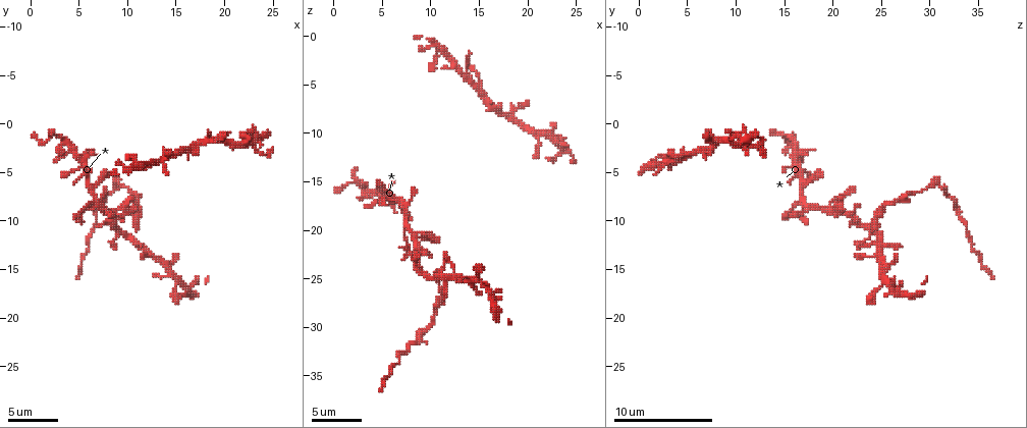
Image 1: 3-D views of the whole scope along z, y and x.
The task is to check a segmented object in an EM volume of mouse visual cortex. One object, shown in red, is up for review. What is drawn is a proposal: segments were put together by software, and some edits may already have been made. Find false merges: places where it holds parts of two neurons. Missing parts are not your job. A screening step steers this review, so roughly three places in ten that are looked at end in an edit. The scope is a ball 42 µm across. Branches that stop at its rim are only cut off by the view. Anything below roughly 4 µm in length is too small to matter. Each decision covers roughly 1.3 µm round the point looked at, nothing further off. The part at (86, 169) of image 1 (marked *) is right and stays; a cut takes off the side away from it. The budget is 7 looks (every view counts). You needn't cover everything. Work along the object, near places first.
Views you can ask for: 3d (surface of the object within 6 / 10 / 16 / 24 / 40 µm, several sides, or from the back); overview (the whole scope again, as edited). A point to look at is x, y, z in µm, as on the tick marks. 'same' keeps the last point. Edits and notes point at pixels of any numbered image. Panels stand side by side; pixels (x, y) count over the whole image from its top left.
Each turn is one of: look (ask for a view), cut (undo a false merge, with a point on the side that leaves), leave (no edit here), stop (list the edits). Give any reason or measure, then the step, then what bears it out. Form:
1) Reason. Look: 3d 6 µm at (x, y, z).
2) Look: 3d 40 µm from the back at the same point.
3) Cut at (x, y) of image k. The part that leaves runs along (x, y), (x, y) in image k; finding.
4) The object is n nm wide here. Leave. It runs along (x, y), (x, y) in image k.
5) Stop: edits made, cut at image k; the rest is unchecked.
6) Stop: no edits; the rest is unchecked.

Thin arm on a thick one. Look: 3d 16 µm at (3.4, 1.6, 15.8).

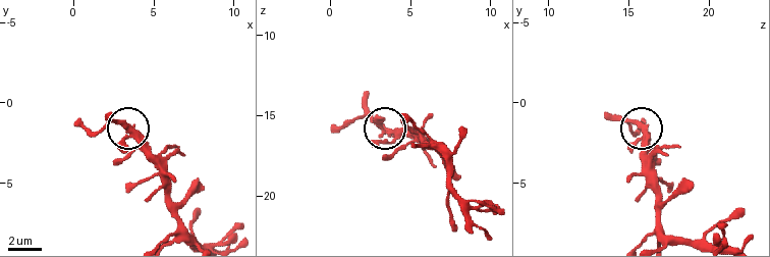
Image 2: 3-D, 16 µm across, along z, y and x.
The object is 290 nm wide here. Leave. Continuous, no second neuron.

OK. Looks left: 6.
Four or more arms meet. Look: 3d 6 µm at (9.0, 8.8, 20.8).

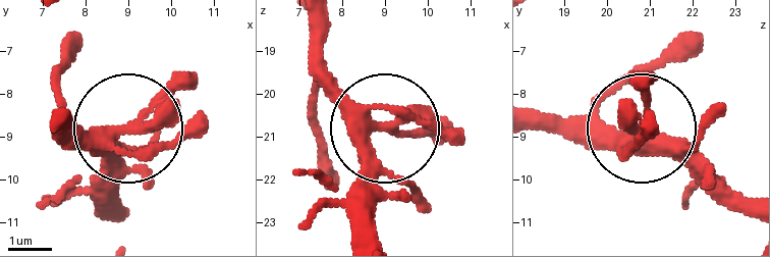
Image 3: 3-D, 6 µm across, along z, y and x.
Look: 3d 6 µm from the back at (9.05, 8.80, 20.80).

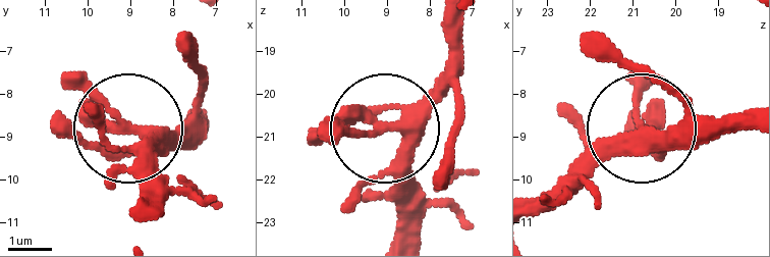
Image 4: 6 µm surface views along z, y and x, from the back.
4 arms meet here. Leave. Continuous, no second neuron.

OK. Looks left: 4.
Thick turns thin. Look: 3d 10 µm at (9.8, 6.6, 30.0).

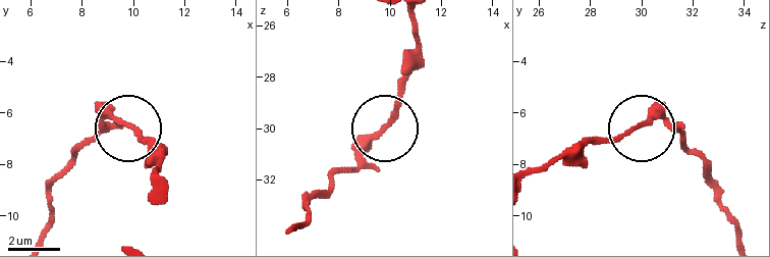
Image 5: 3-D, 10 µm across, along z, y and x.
Cut at (134, 127) of image 5. The part that leaves runs along (653, 113), (620, 135), (535, 168) in image 5; two neurons meet here.

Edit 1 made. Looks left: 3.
Stop: edits made, cut at image 5; the rest is unchecked.

